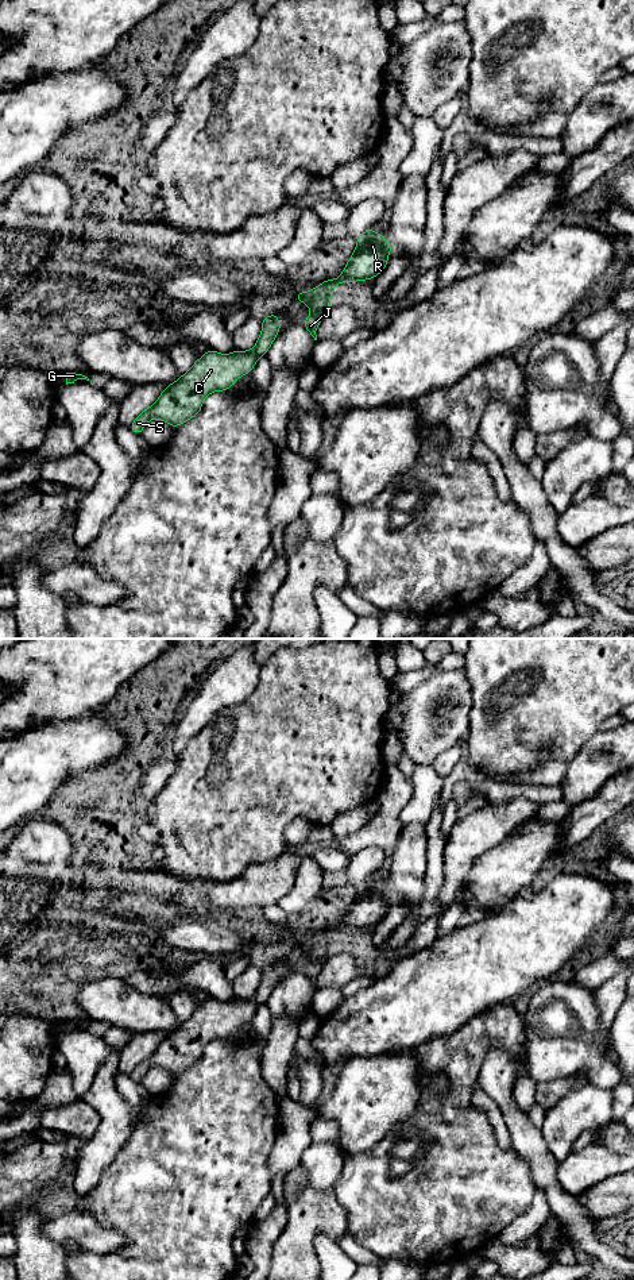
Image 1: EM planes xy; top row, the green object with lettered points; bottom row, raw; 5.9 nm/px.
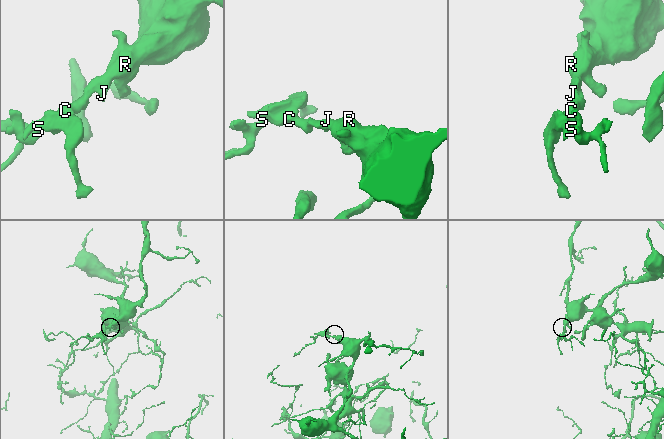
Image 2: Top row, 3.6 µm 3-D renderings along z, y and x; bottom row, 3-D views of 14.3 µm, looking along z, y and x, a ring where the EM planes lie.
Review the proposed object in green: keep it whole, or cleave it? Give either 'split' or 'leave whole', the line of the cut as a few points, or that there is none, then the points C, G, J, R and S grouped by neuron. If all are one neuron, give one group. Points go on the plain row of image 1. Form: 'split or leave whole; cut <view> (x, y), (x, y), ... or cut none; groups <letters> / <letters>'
leave whole; cut none; groups C G J R S

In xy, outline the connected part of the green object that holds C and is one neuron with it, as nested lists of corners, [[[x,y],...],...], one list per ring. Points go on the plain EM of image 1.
[[[275,960],[262,968],[262,982],[252,998],[235,998],[224,1003],[209,996],[183,1023],[170,1032],[150,1056],[142,1059],[129,1077],[142,1083],[151,1067],[161,1067],[177,1076],[196,1065],[208,1042],[228,1038],[237,1026],[252,1021],[256,1009],[267,1003],[279,980],[281,971]]]

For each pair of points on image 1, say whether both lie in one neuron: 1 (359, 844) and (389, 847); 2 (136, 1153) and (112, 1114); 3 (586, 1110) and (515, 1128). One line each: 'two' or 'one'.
1: one
2: two
3: two

